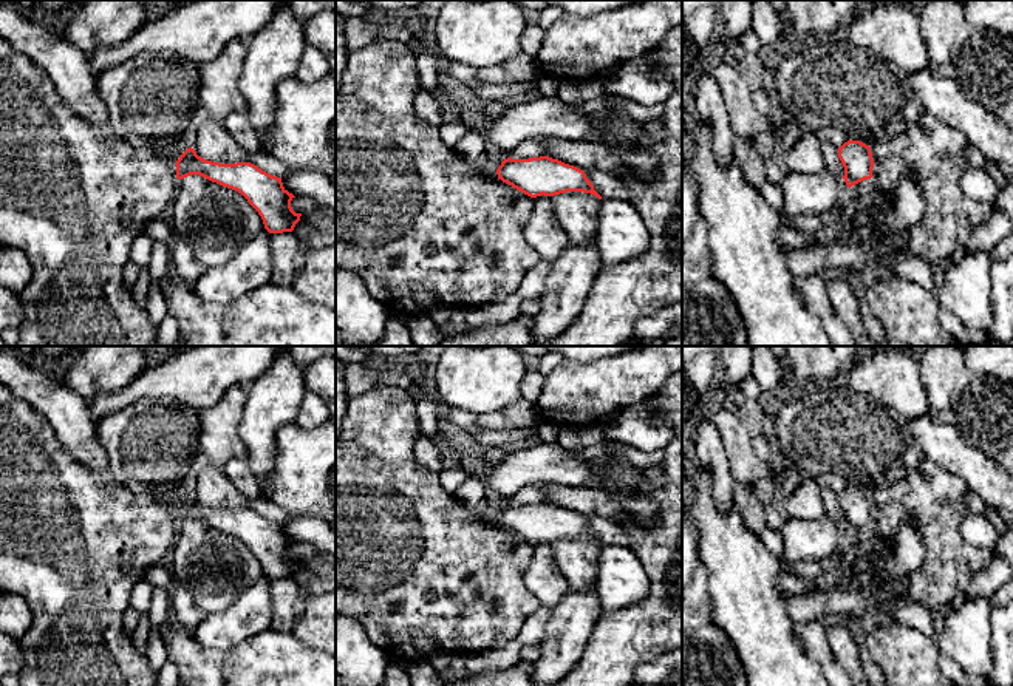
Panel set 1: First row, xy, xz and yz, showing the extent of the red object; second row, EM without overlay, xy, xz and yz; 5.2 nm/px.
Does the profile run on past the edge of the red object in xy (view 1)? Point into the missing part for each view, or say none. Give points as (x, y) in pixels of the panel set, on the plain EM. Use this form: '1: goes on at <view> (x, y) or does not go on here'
1: does not go on here

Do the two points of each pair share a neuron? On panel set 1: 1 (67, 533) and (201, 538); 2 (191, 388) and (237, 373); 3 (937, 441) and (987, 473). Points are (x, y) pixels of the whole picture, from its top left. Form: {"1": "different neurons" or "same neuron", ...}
{"1": "different neurons", "2": "same neuron", "3": "same neuron"}

